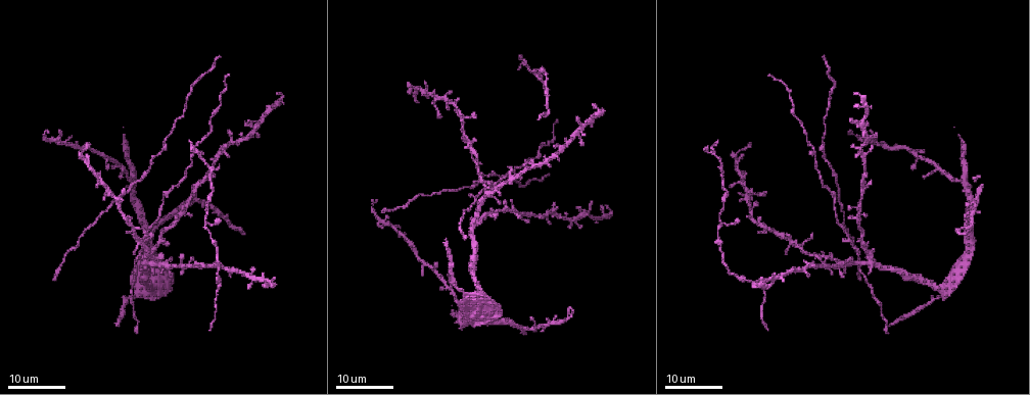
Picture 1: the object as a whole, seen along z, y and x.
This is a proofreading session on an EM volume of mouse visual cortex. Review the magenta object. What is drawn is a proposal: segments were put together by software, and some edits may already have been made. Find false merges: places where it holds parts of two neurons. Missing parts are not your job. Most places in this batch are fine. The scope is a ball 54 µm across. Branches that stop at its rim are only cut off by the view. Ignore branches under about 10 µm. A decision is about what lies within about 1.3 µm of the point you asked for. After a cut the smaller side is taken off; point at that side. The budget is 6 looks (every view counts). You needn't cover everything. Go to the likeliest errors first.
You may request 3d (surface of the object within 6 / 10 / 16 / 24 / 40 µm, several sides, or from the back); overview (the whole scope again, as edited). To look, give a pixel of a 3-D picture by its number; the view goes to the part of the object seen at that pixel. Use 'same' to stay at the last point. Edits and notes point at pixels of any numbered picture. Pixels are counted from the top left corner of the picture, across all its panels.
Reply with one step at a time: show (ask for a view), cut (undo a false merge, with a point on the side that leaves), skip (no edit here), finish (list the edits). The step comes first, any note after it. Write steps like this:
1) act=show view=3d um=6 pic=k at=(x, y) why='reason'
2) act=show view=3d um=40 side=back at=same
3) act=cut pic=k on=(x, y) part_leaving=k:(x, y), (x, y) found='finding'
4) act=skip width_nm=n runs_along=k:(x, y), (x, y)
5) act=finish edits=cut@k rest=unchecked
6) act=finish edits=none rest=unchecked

act=show view=3d um=24 pic=1 at=(139, 254) why='a fork'

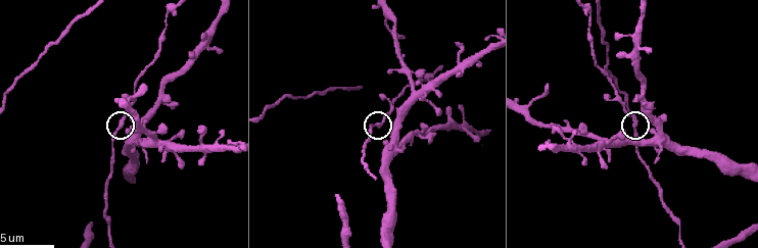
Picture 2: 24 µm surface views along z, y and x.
act=show view=3d um=10 pic=2 at=(119, 124)

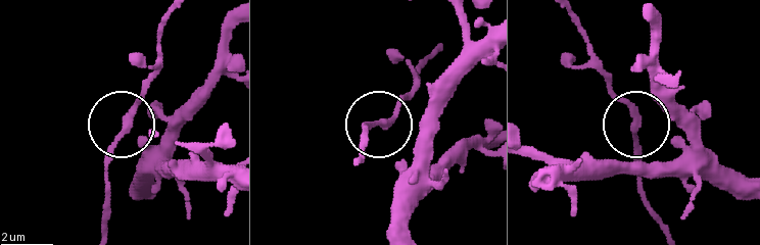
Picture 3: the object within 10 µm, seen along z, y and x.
act=skip width_nm=190 found='all the same neuron'

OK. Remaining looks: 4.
act=show view=3d um=24 pic=1 at=(165, 194)

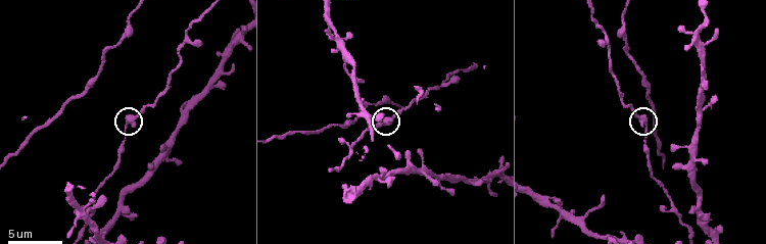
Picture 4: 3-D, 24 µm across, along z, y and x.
act=show view=3d um=6 pic=4 at=(126, 117) why='zoom in'

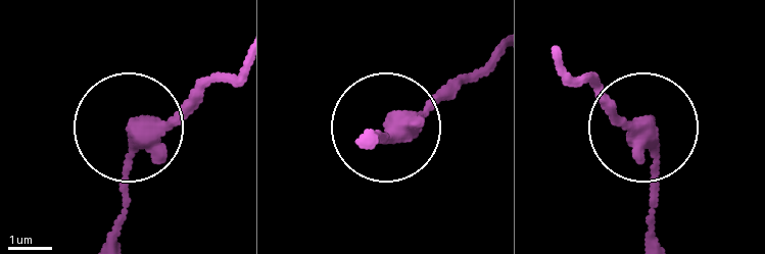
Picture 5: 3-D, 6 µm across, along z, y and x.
act=show view=3d um=6 side=back pic=5 at=(133, 127)

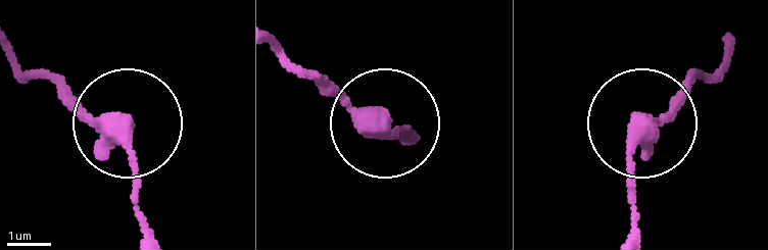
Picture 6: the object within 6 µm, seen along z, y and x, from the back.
act=skip width_nm=320 runs_along=6:(150, 227), (132, 194), (129, 132), (88, 117), (48, 77) found='all the same neuron'

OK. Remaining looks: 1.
act=show view=3d um=10 pic=4 at=(188, 32) why='three arms meet'

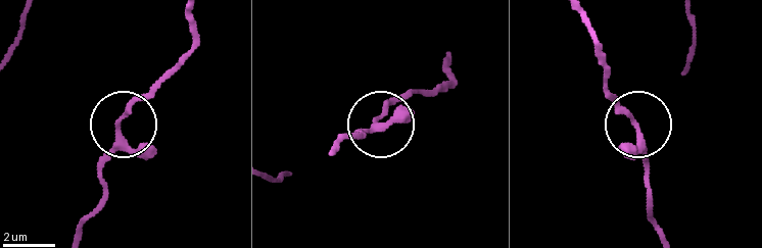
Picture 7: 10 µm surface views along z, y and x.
act=skip width_nm=180 runs_along=7:(332, 150), (372, 130), (389, 106), (413, 93) found='all the same neuron'

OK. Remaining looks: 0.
act=finish edits=none rest=unchecked

